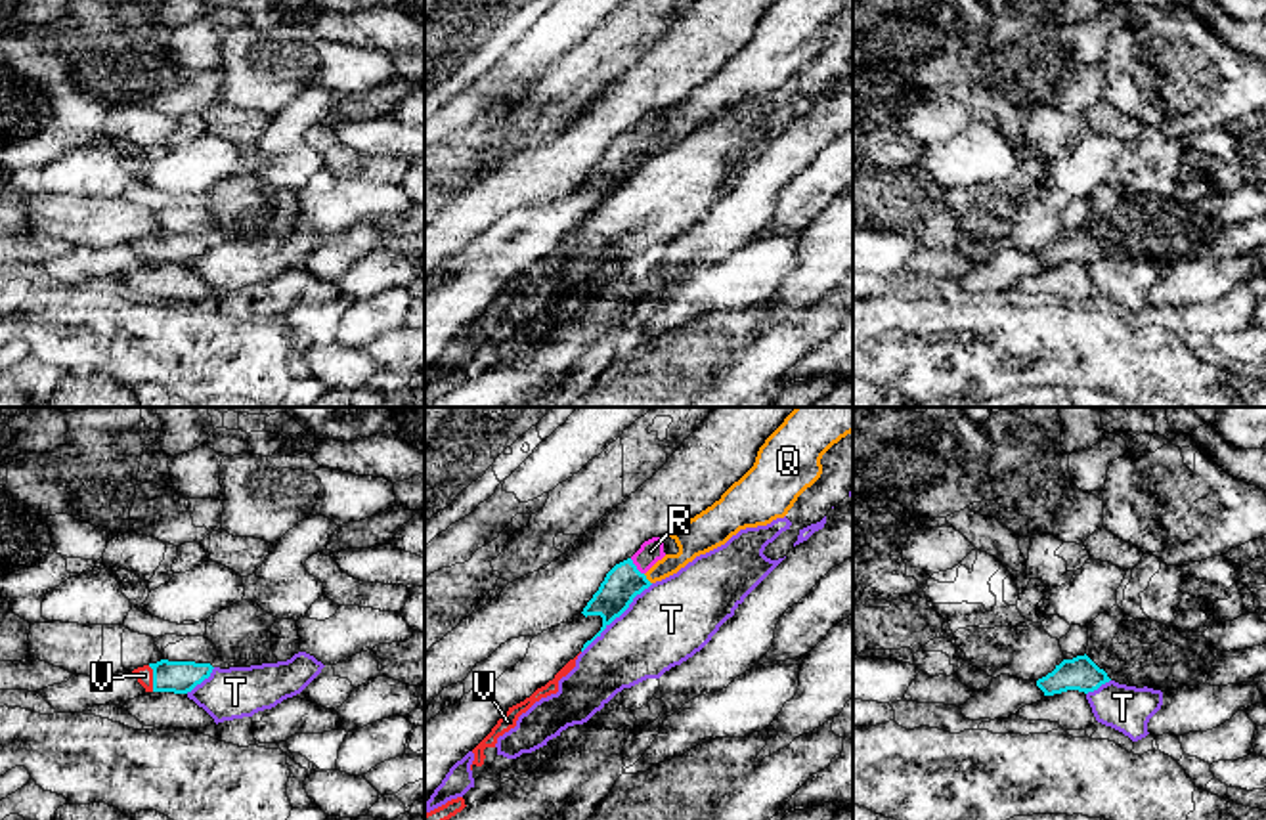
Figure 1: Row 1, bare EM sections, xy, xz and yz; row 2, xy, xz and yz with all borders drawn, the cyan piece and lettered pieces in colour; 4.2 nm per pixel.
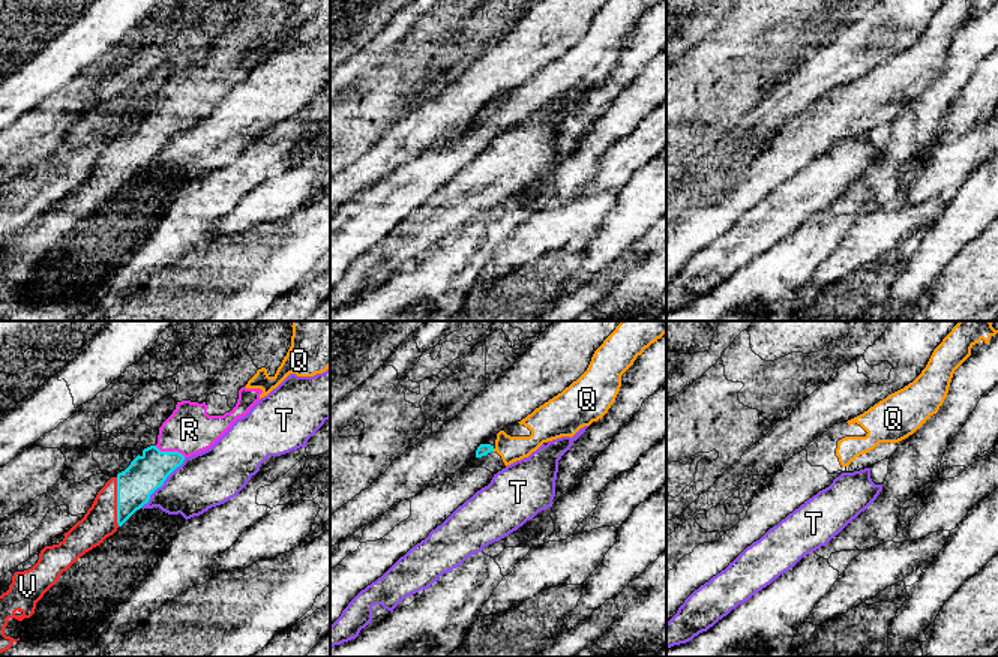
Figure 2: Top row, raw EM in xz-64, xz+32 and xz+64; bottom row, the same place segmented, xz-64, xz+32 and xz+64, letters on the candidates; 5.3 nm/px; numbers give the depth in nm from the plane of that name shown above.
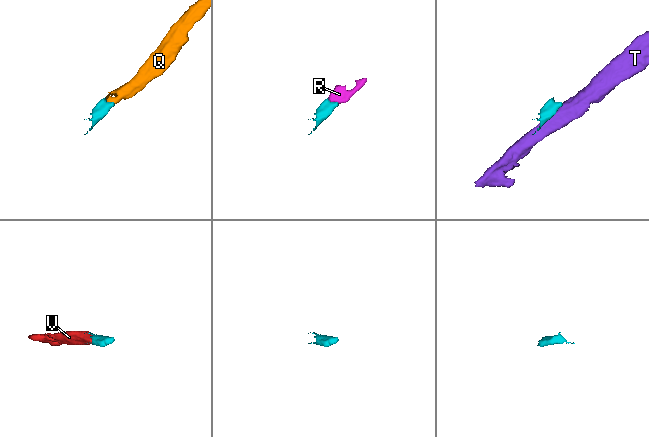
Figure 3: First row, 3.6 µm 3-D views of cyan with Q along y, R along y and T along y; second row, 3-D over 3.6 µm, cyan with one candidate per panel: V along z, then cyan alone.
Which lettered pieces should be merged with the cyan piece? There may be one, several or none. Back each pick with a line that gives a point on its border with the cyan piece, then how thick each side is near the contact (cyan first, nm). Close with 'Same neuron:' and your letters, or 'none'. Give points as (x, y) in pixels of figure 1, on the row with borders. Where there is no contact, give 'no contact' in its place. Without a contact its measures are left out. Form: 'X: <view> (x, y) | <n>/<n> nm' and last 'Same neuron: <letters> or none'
R: xz (635, 566) | 160/100 nm
V: xy (153, 679) | 140/70 nm
Same neuron: R, V

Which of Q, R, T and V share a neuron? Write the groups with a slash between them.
Q / R V / T

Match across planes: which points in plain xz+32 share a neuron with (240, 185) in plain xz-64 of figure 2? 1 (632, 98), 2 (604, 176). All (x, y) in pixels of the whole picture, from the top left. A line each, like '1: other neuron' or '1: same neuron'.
1: same neuron
2: other neuron

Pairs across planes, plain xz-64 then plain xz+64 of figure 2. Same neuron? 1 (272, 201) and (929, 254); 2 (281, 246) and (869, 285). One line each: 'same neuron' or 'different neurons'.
1: different neurons
2: same neuron

